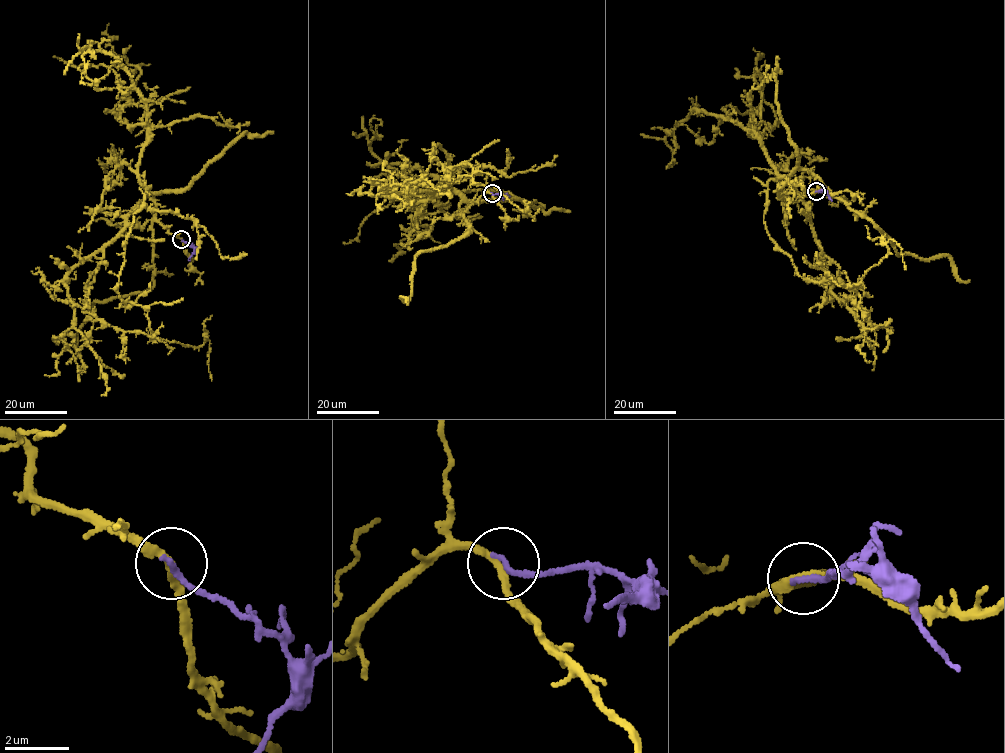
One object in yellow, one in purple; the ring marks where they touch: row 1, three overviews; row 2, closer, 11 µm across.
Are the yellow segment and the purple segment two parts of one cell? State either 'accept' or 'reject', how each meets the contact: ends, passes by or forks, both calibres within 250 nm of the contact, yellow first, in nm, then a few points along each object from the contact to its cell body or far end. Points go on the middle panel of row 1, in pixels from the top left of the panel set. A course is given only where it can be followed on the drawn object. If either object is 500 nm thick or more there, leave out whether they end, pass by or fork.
accept | yellow passes by | purple ends | 240/190 nm | yellow via (491, 193), (464, 214), (452, 189), (379, 187), (438, 188), (466, 175), (533, 220), (540, 209) | purple via (491, 193), (505, 195), (502, 198)

